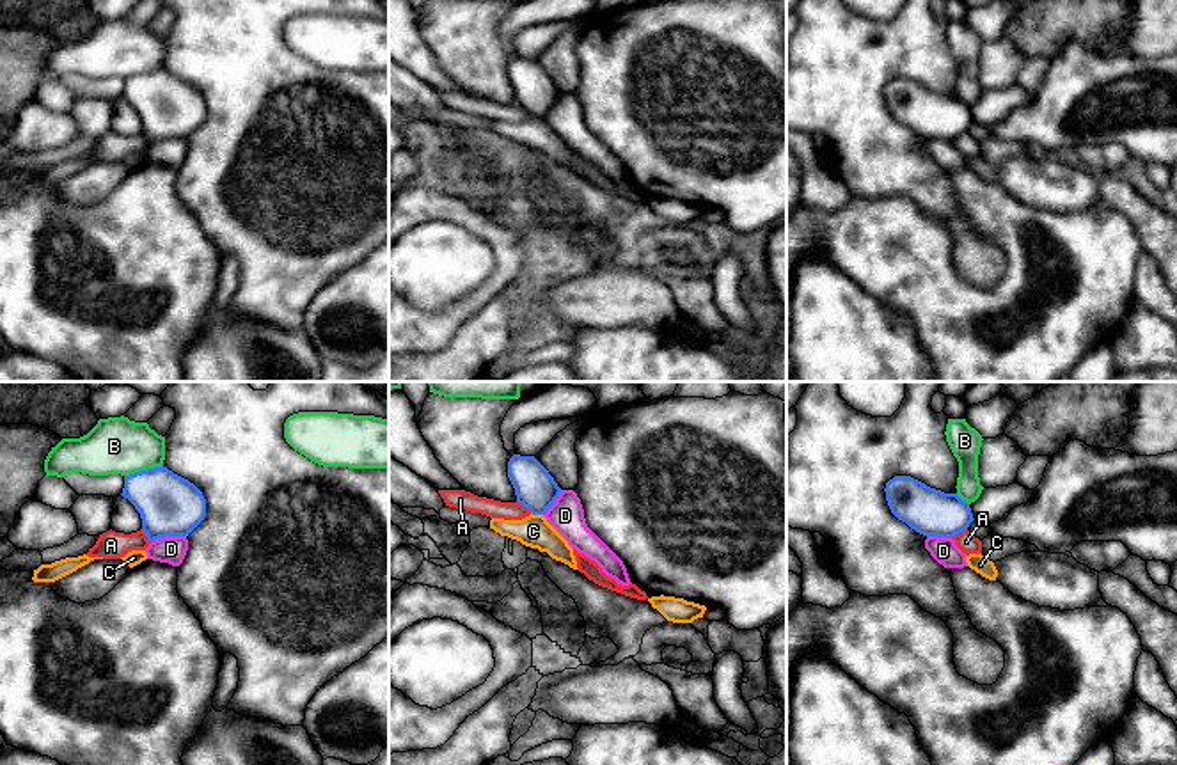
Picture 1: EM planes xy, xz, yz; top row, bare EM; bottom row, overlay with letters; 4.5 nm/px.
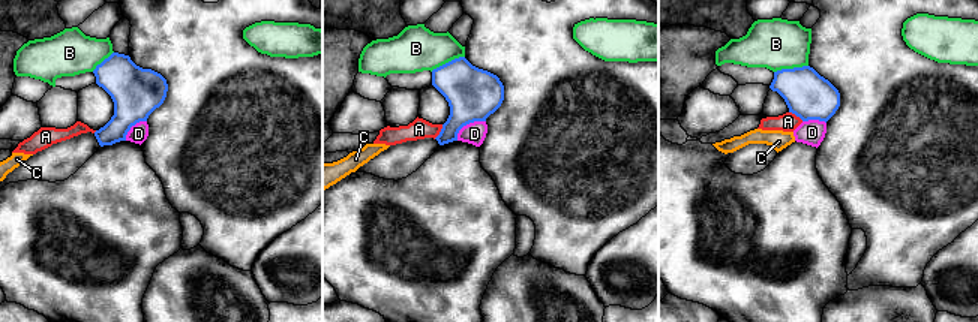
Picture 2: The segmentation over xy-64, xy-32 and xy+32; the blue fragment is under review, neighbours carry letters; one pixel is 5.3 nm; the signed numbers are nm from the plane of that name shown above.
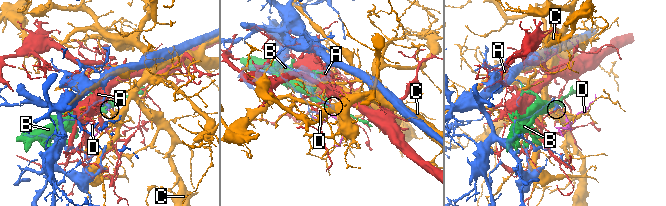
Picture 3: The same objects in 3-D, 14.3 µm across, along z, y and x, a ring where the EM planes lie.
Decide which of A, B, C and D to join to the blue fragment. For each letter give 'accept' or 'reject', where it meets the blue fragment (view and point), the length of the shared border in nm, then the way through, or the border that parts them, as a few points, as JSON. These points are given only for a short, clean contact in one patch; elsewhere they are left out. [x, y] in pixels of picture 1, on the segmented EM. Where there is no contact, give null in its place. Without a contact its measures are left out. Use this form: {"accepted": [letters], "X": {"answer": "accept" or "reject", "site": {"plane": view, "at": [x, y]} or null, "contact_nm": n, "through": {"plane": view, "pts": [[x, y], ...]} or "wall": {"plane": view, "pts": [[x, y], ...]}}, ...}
{"accepted": [], "A": {"answer": "reject", "site": {"plane": "yz", "at": [959, 531]}, "contact_nm": 90}, "B": {"answer": "reject", "site": {"plane": "xy", "at": [142, 471]}, "contact_nm": 190}, "C": {"answer": "reject", "site": {"plane": "xz", "at": [537, 513]}, "contact_nm": 60}, "D": {"answer": "reject", "site": {"plane": "xy", "at": [167, 535]}, "contact_nm": 160, "wall": {"plane": "xy", "pts": [[185, 535], [165, 535], [151, 542]]}}}

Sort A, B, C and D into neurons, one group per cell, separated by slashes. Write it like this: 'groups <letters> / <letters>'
groups A / B / C / D

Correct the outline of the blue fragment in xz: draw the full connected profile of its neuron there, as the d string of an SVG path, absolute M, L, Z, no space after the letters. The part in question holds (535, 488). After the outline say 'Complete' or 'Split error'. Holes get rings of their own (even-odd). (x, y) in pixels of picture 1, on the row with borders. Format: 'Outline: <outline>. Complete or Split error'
Outline: M513 454L508 461L508 477L517 502L533 515L545 515L561 493L554 477L534 456Z. Complete

